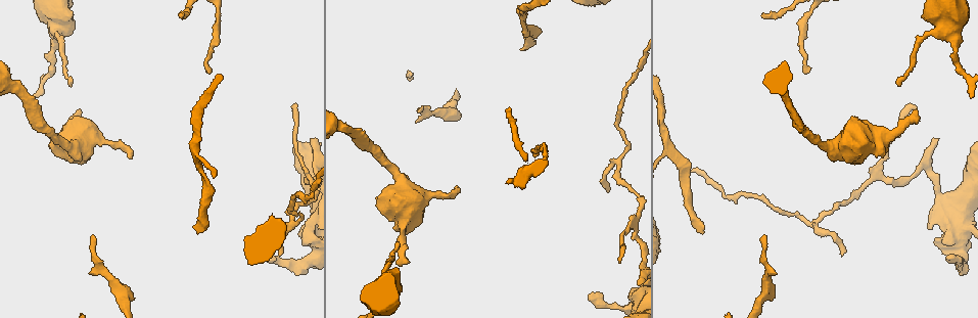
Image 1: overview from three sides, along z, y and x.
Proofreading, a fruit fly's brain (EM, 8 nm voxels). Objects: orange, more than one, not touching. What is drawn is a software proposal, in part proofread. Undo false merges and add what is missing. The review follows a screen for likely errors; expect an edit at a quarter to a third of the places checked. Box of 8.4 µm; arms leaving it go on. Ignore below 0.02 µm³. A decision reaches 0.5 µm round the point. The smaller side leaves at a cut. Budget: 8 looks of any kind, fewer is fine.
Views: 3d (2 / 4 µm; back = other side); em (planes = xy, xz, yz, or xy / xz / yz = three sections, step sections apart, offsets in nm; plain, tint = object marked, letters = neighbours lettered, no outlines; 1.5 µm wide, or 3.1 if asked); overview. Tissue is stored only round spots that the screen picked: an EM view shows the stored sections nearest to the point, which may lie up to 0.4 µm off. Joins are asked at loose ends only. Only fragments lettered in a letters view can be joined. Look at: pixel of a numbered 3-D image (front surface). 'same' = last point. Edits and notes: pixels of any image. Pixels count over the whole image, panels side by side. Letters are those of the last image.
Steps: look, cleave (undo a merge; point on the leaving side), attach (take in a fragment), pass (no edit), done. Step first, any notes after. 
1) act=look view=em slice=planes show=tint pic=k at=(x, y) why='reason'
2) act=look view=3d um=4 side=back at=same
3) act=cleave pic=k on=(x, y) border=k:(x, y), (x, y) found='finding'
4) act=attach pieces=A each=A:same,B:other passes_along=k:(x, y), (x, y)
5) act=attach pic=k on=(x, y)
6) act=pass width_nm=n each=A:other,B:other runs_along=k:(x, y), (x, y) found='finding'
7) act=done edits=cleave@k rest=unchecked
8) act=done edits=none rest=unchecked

act=look view=em slice=planes show=letters pic=1 at=(897, 80) why='thin end'

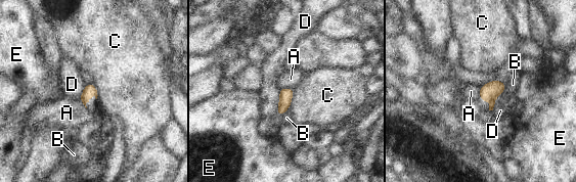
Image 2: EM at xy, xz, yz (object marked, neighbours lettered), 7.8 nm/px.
act=pass width_nm=100 each=A:other,B:other,C:other,D:other,E:other border=2:(293, 87), (282, 87), (280, 89) found='none of them fits'

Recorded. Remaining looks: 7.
act=look view=em slice=planes show=letters pic=1 at=(702, 230) why='free end'

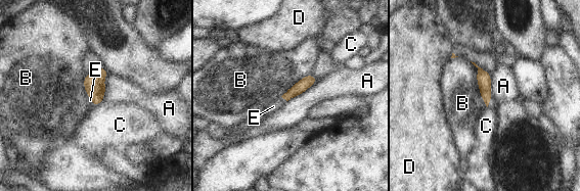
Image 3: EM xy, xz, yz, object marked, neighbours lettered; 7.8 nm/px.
act=attach pieces=E each=A:other,B:other,C:other,D:other,E:same found='it goes on there'

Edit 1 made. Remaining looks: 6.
act=look view=overview

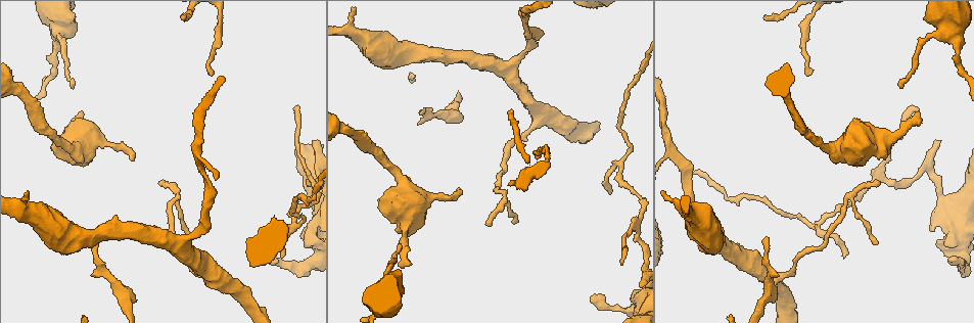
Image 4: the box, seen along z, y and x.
act=look view=em slice=planes show=tint pic=4 at=(817, 224)

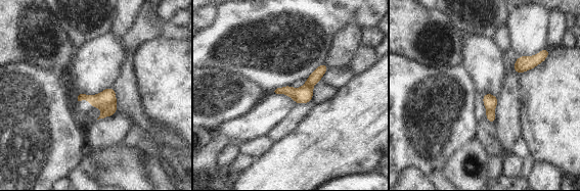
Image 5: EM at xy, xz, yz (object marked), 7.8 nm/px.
act=look view=em slice=planes show=letters at=same

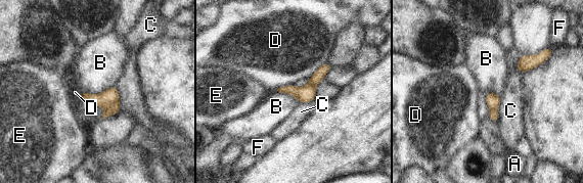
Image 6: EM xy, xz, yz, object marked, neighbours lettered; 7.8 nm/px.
act=cleave pic=6 on=(113, 109) each=A:other,B:other,C:other,D:other,E:other,F:other border=6:(118, 99), (105, 108) found='a second neuron is stuck on'

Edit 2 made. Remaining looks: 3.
act=done edits=attach@3,cleave@6 rest=unchecked

